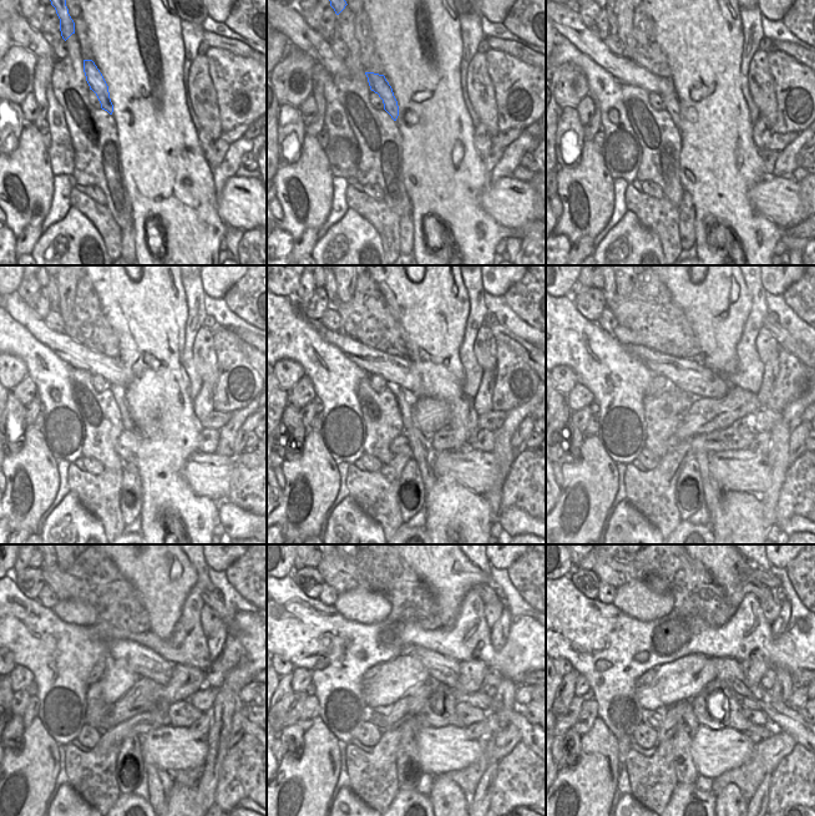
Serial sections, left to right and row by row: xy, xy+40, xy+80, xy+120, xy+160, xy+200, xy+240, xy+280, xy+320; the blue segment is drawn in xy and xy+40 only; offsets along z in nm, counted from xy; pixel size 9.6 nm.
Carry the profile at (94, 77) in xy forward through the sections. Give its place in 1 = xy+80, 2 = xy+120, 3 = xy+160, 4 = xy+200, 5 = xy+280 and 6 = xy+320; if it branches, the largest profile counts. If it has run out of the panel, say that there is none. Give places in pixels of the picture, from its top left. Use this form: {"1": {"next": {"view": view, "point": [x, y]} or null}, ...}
{"1": {"next": {"view": "xy+80", "point": [671, 102]}}, "2": {"next": {"view": "xy+120", "point": [119, 391]}}, "3": {"next": {"view": "xy+160", "point": [420, 445]}}, "4": {"next": {"view": "xy+200", "point": [713, 495]}}, "5": {"next": {"view": "xy+280", "point": [446, 796]}}, "6": {"next": {"view": "xy+320", "point": [730, 797]}}}

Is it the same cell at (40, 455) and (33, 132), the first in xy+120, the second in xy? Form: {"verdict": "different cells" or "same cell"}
{"verdict": "same cell"}

